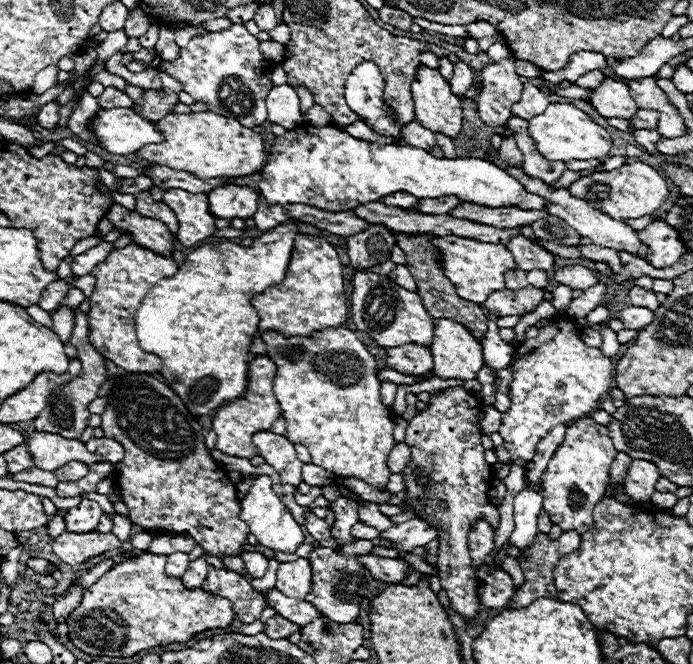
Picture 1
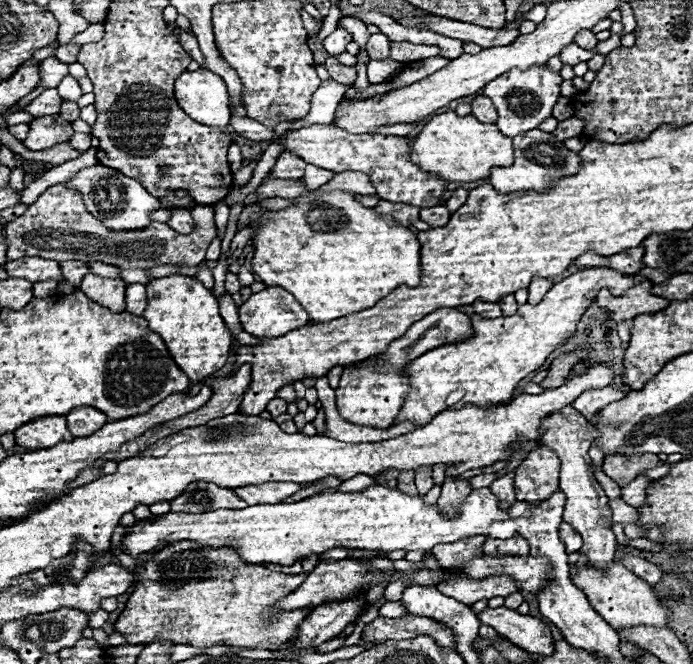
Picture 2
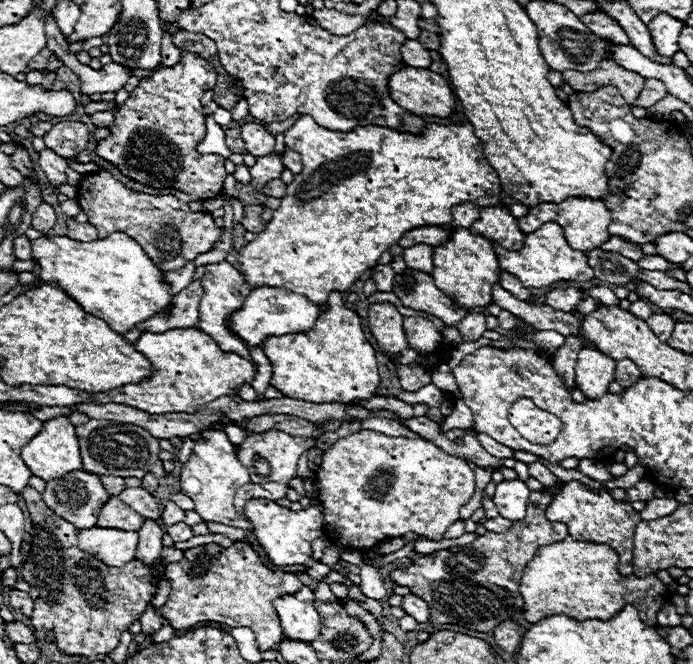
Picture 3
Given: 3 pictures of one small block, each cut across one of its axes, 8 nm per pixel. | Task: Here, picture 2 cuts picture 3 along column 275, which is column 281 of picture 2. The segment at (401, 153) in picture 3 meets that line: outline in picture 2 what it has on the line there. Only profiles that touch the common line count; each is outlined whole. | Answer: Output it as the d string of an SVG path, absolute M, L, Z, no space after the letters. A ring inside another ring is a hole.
M310 192L296 198L294 204L286 210L266 210L250 222L256 224L252 268L266 286L286 288L306 308L310 320L314 324L322 324L366 310L402 284L418 284L422 276L420 244L410 228L394 224L388 216L374 214L372 208L364 208L360 202L354 200L352 192L322 194L322 200L316 200L316 196L316 192Z

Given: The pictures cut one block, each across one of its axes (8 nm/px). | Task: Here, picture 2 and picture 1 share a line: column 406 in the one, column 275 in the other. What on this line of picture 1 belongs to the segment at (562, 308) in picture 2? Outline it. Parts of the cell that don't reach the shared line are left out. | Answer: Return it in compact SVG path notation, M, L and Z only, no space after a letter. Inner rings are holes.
M254 356L254 360L248 366L248 390L244 397L237 398L216 410L212 418L212 430L218 434L216 448L224 454L238 456L238 458L254 458L258 454L256 448L252 448L252 434L260 430L270 430L272 424L282 416L280 402L274 394L274 378L276 378L276 364L268 356Z

